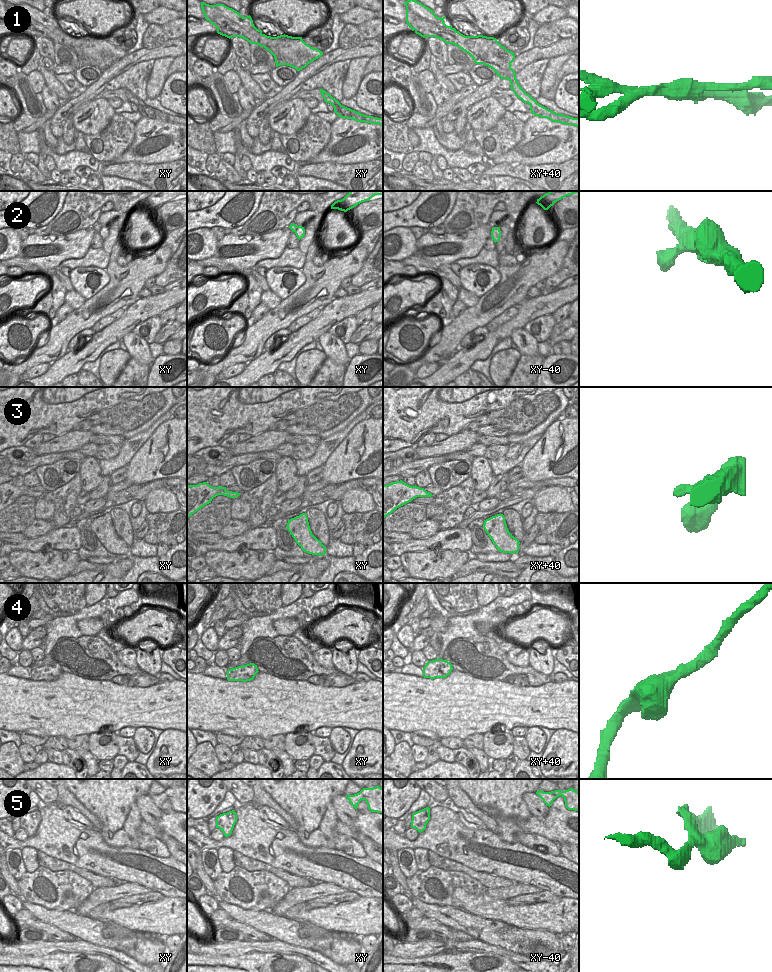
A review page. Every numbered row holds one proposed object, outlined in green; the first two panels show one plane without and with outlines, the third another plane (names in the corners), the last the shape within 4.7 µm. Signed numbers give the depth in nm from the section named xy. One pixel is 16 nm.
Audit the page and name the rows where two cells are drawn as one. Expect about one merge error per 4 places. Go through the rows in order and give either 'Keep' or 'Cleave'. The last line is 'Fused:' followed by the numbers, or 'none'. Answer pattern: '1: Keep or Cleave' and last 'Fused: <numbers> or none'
1: Cleave
2: Keep
3: Keep
4: Keep
5: Cleave
Fused: 1, 5.

